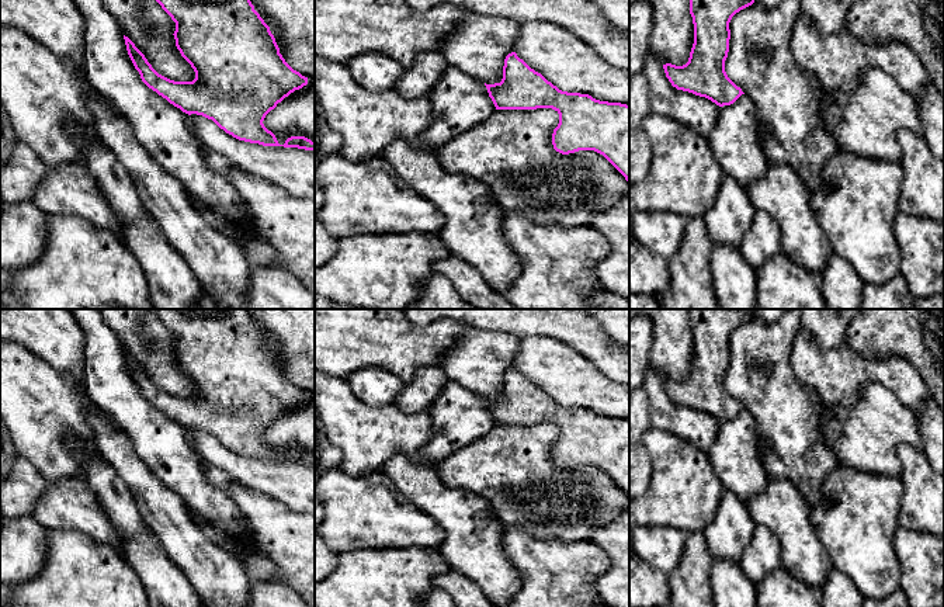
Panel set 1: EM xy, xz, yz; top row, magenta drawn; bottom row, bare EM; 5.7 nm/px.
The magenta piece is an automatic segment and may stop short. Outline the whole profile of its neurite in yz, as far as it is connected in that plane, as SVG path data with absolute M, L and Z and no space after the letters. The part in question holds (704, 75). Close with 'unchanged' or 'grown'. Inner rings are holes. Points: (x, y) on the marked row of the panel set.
M690 0L694 44L683 66L663 65L666 77L677 90L705 97L719 107L733 104L742 94L725 72L732 17L754 0Z; unchanged

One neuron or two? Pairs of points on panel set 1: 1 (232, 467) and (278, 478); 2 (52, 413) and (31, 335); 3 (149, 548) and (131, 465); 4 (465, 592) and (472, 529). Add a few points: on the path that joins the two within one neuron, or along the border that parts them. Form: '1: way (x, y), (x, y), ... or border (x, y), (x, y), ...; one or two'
1: way (243, 470), (253, 478), (267, 478); one
2: border (14, 342), (45, 360), (59, 373); two
3: border (131, 492), (142, 521), (155, 534), (163, 550); two
4: way (472, 576), (472, 544); one

